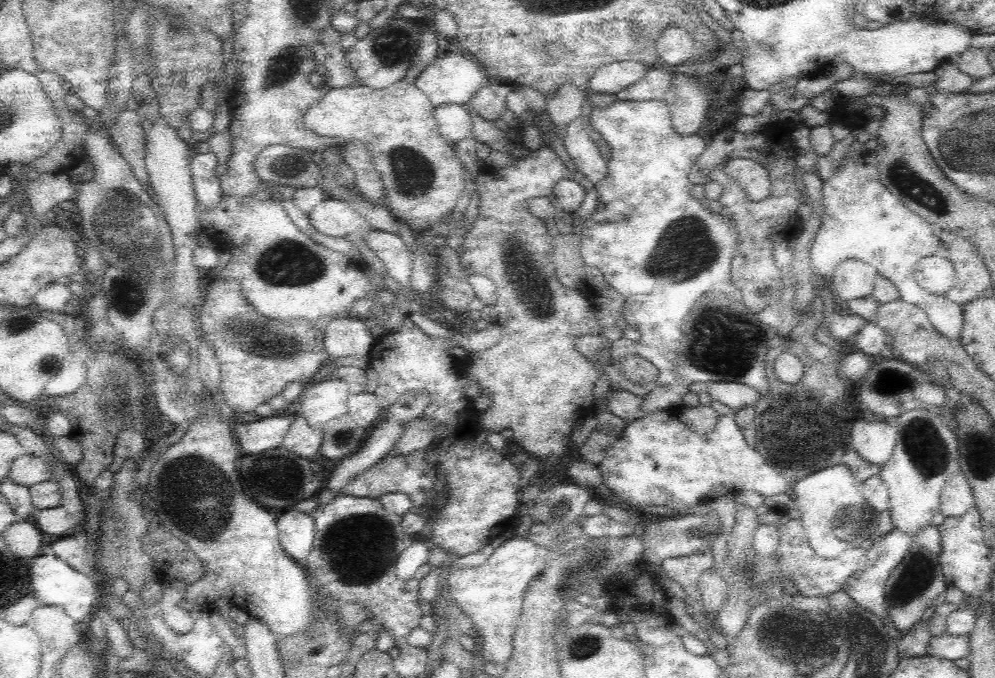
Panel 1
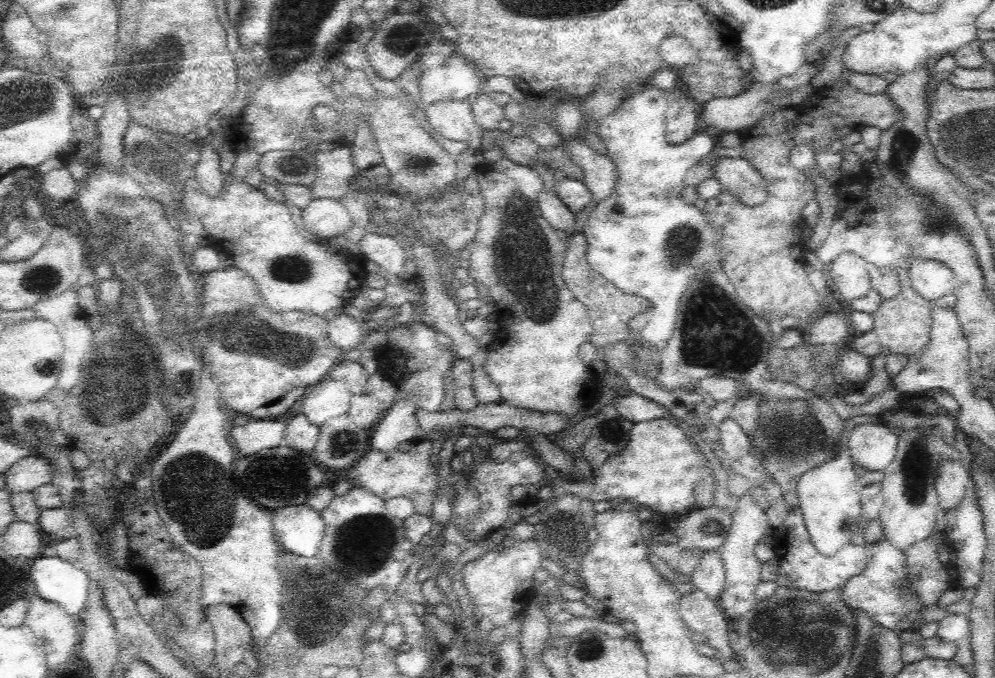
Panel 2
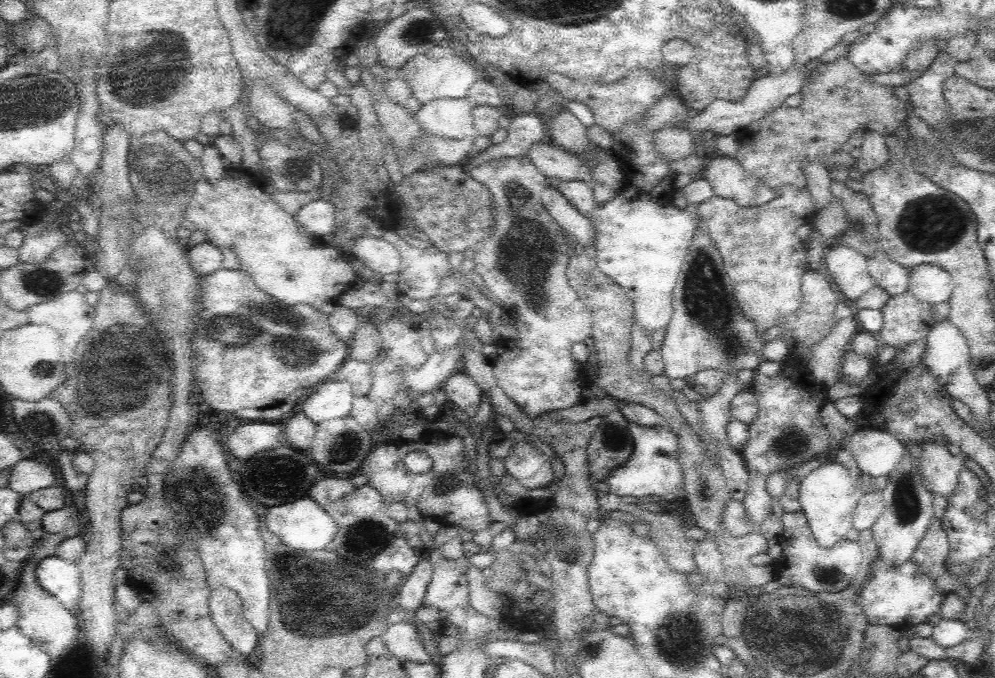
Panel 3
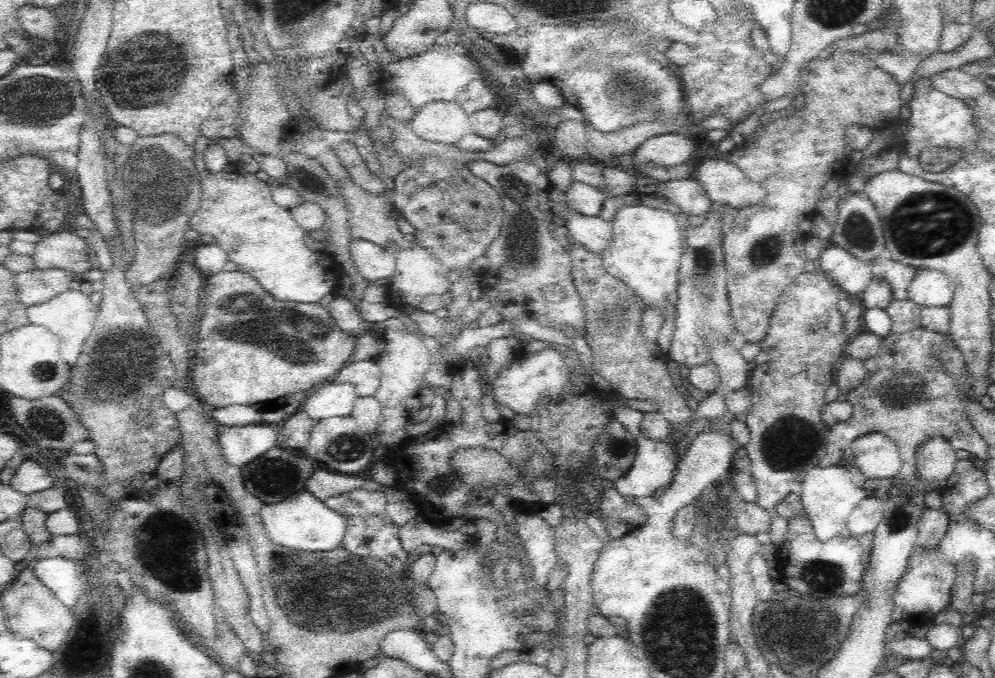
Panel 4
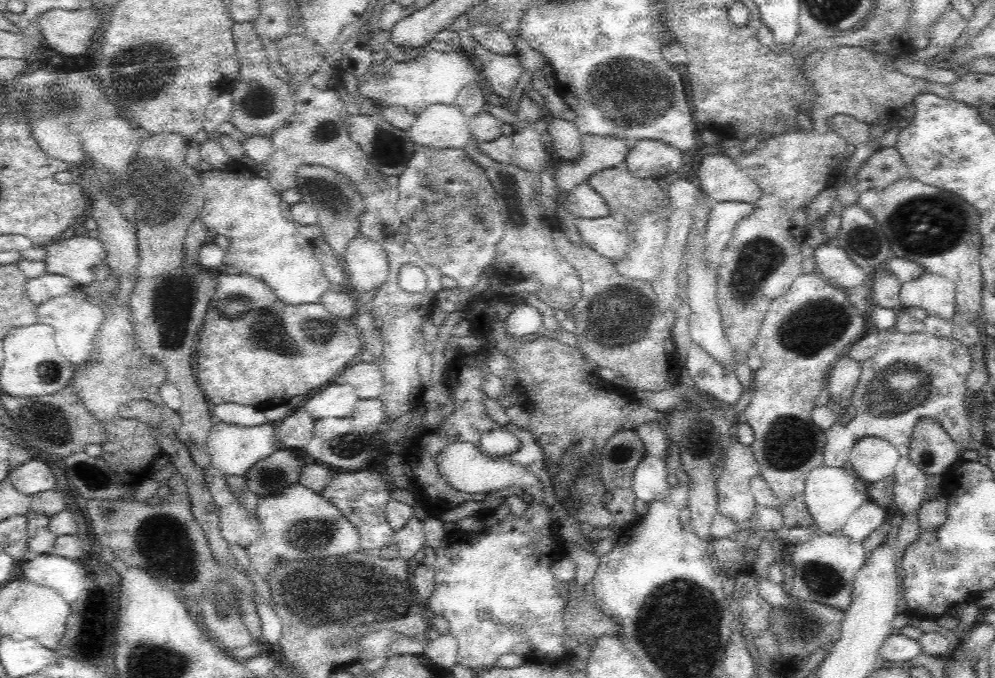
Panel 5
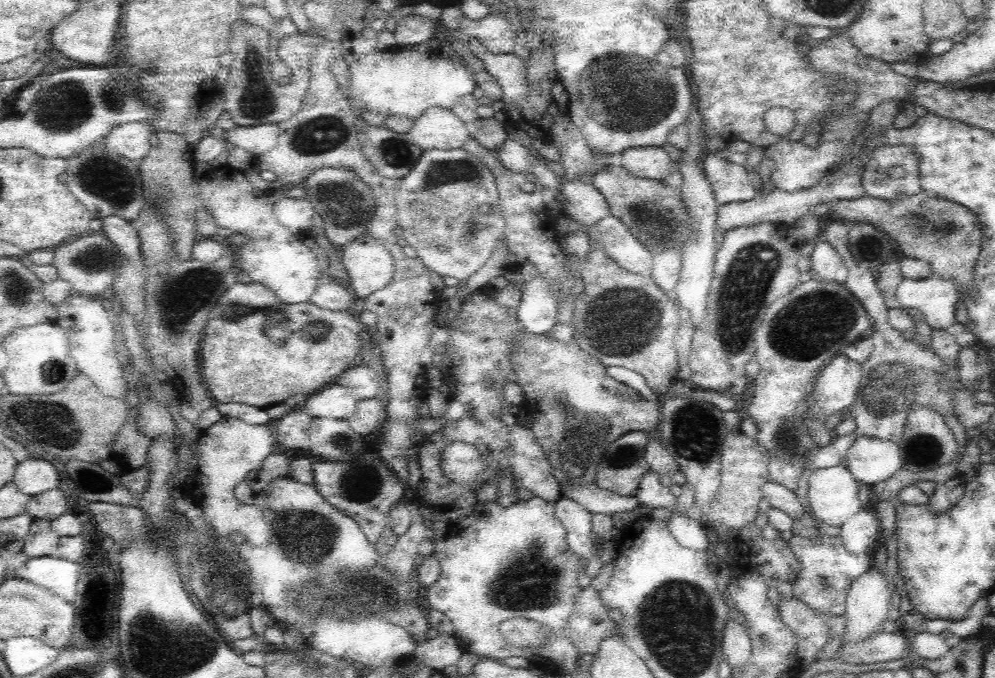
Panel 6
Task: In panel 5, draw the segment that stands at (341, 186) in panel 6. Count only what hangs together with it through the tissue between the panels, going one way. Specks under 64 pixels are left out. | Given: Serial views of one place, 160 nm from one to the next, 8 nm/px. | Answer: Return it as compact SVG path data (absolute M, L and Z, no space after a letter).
M303 165L297 171L298 186L301 202L308 202L317 209L318 222L321 226L322 237L328 242L333 254L342 262L343 254L356 235L359 234L359 222L365 210L364 198L358 189L346 176L319 165Z

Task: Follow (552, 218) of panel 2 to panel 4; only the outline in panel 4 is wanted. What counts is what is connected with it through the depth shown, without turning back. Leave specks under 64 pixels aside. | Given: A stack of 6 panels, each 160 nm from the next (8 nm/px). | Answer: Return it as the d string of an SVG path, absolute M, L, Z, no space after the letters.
M556 190L550 191L550 206L556 217L565 221L568 236L575 243L580 243L590 252L604 252L614 236L611 222L598 216L584 216L570 210L563 196Z

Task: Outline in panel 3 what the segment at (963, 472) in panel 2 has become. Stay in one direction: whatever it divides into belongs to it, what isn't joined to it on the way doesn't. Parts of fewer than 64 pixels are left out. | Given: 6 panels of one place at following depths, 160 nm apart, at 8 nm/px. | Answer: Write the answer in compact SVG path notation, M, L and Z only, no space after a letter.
M911 441L906 447L918 459L927 489L948 498L956 490L967 457L962 452L952 455L942 442Z

